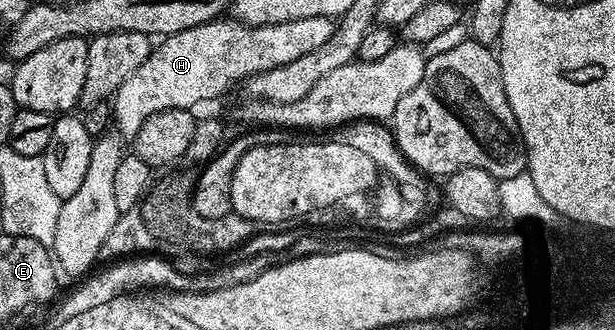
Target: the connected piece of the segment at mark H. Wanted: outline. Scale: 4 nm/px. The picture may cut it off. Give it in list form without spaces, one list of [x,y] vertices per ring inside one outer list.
[[[309,16],[309,20],[293,20],[285,24],[265,24],[264,26],[247,26],[234,20],[216,20],[206,22],[197,28],[189,28],[185,32],[166,35],[163,42],[154,47],[151,55],[121,84],[121,88],[113,95],[113,126],[124,139],[133,140],[137,132],[141,132],[141,124],[149,120],[149,116],[157,116],[157,112],[165,112],[169,108],[190,110],[198,107],[198,102],[207,102],[210,98],[219,98],[230,86],[246,83],[251,77],[289,64],[299,56],[320,48],[335,33],[336,23],[325,16]]]

